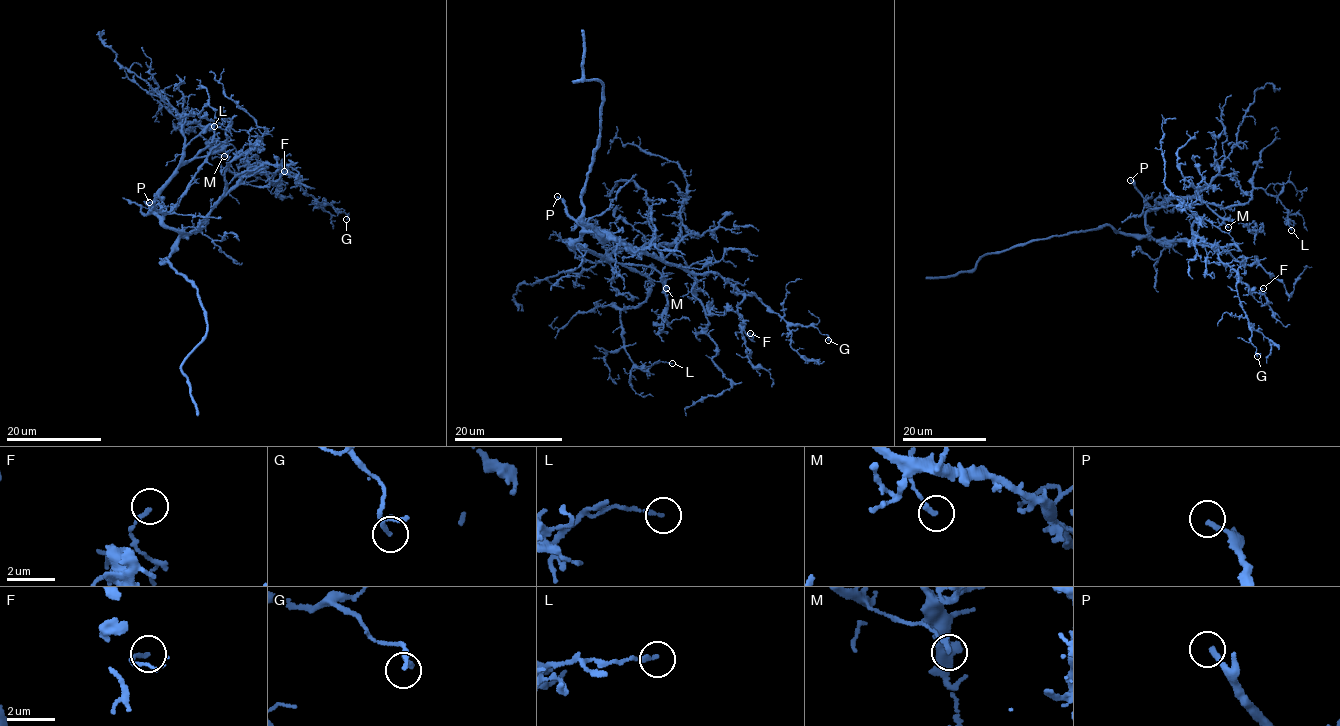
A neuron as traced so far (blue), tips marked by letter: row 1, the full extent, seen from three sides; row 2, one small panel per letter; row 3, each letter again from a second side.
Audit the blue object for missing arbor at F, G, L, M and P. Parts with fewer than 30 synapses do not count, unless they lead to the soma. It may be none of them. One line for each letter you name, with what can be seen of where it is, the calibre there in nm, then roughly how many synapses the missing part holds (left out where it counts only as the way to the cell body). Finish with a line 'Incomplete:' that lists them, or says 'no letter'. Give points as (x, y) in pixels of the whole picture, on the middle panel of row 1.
P: Place: (557, 196). Thickness 200 nm
Incomplete: P

